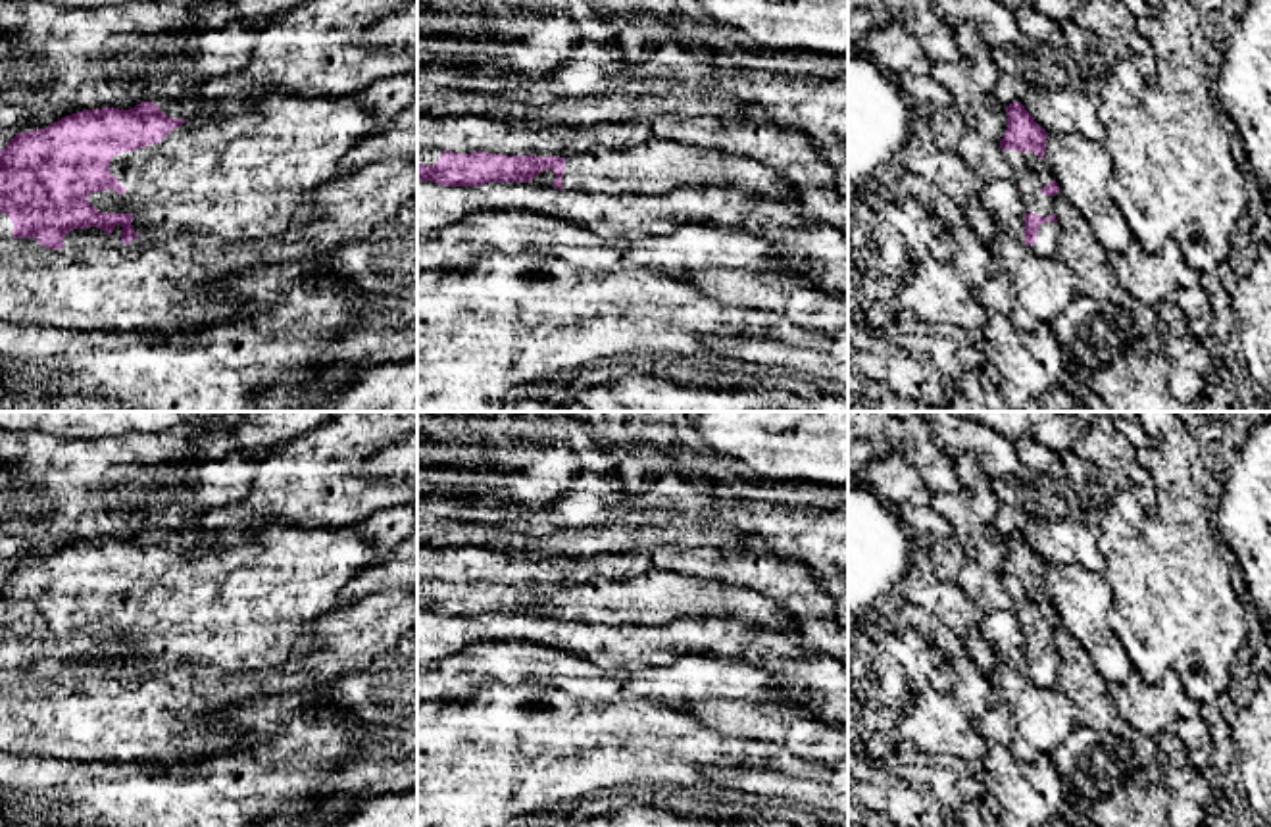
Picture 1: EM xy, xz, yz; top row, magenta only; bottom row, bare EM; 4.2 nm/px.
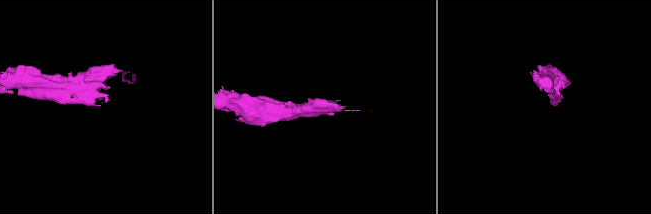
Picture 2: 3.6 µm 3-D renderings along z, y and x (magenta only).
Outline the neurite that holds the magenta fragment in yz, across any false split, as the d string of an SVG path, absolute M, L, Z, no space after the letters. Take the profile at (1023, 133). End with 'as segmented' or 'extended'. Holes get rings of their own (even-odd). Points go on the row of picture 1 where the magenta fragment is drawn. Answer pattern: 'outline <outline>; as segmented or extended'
outline M1021 102L1006 108L1008 129L1000 148L1013 169L1013 181L1025 192L1025 244L1042 258L1058 252L1059 225L1050 198L1059 192L1044 162L1048 133Z; extended

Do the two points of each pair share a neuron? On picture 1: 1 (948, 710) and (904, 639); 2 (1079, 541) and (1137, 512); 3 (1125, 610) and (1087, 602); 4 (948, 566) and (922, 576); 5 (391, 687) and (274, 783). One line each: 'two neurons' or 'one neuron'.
1: one neuron
2: two neurons
3: two neurons
4: two neurons
5: two neurons

